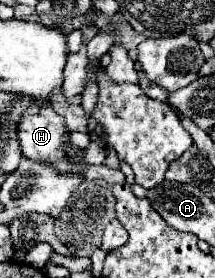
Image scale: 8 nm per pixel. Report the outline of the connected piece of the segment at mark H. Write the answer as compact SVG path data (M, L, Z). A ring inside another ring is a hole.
M31 104L31 108L23 114L23 122L17 128L17 134L19 134L19 142L21 142L21 150L23 150L25 158L29 158L33 162L41 162L41 164L51 164L53 170L57 170L59 174L81 174L83 180L103 178L109 184L113 184L113 182L125 182L125 176L123 176L121 170L111 170L107 166L103 166L103 168L77 166L77 164L73 164L73 162L67 160L65 142L67 142L69 130L65 126L65 120L59 114L55 114L55 110L51 106L39 108L37 104Z

